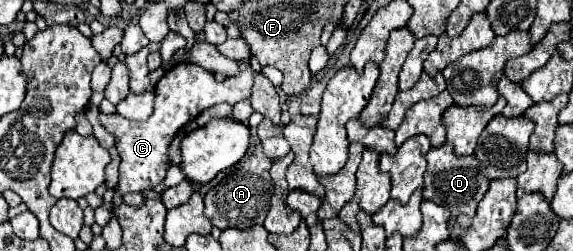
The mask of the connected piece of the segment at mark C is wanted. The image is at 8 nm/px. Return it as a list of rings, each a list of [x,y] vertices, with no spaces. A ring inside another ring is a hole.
[[[249,59],[239,61],[241,71],[233,77],[227,77],[225,81],[217,81],[211,71],[191,65],[191,63],[179,63],[171,67],[161,81],[155,85],[155,109],[153,115],[147,121],[125,121],[121,115],[105,115],[101,113],[99,119],[103,127],[115,137],[115,147],[121,155],[121,167],[119,167],[119,193],[125,195],[129,191],[147,191],[159,185],[165,179],[167,173],[167,149],[175,137],[175,133],[191,119],[201,115],[205,109],[229,103],[235,105],[243,99],[251,97],[251,85],[253,85],[253,67]]]

